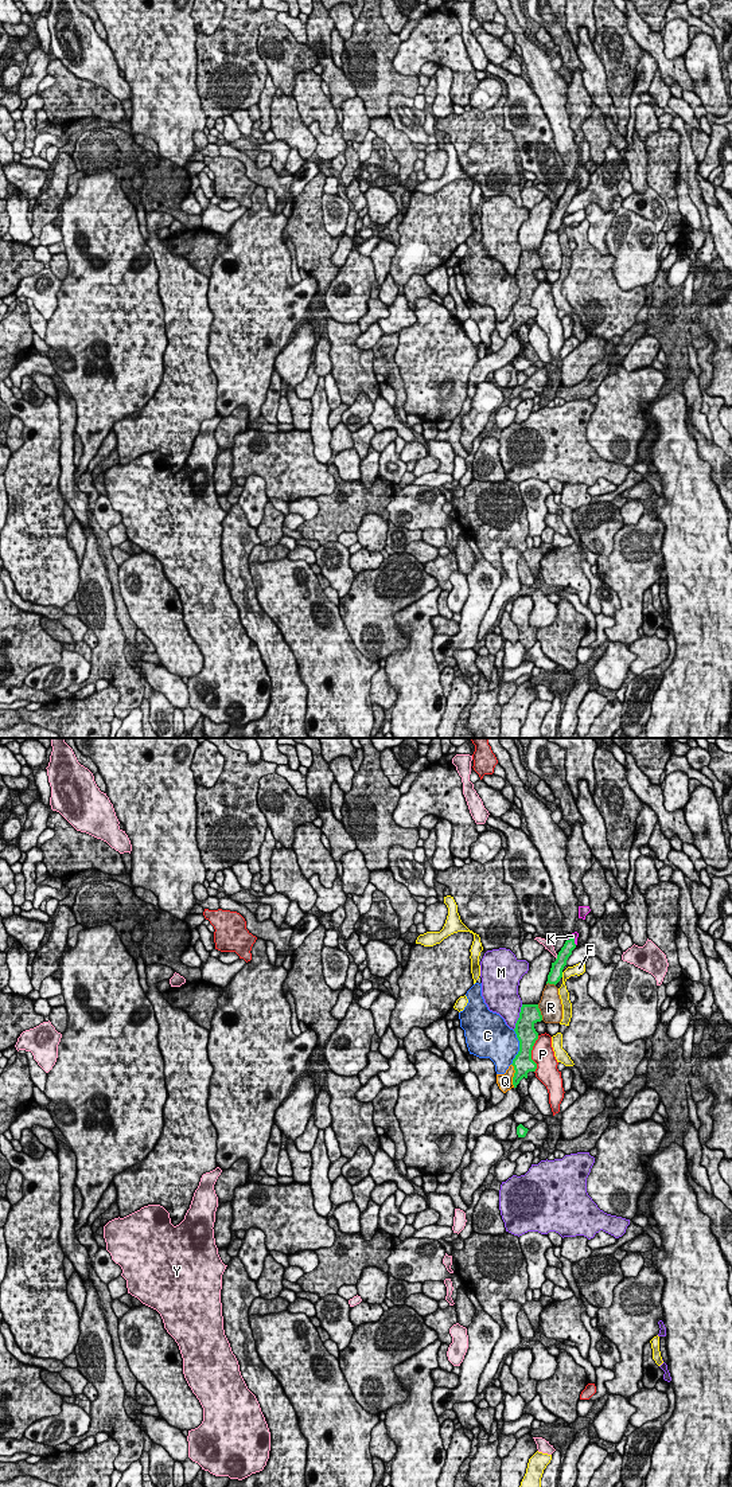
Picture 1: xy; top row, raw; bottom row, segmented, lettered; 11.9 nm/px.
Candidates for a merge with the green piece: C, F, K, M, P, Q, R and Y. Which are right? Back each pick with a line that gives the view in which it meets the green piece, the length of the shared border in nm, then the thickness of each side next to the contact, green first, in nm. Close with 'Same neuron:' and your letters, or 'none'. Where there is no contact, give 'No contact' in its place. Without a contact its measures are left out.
K: Touches green in xy. Shared border 140 nm. Thickness 140 nm (green) against 70 nm
Same neuron: K

